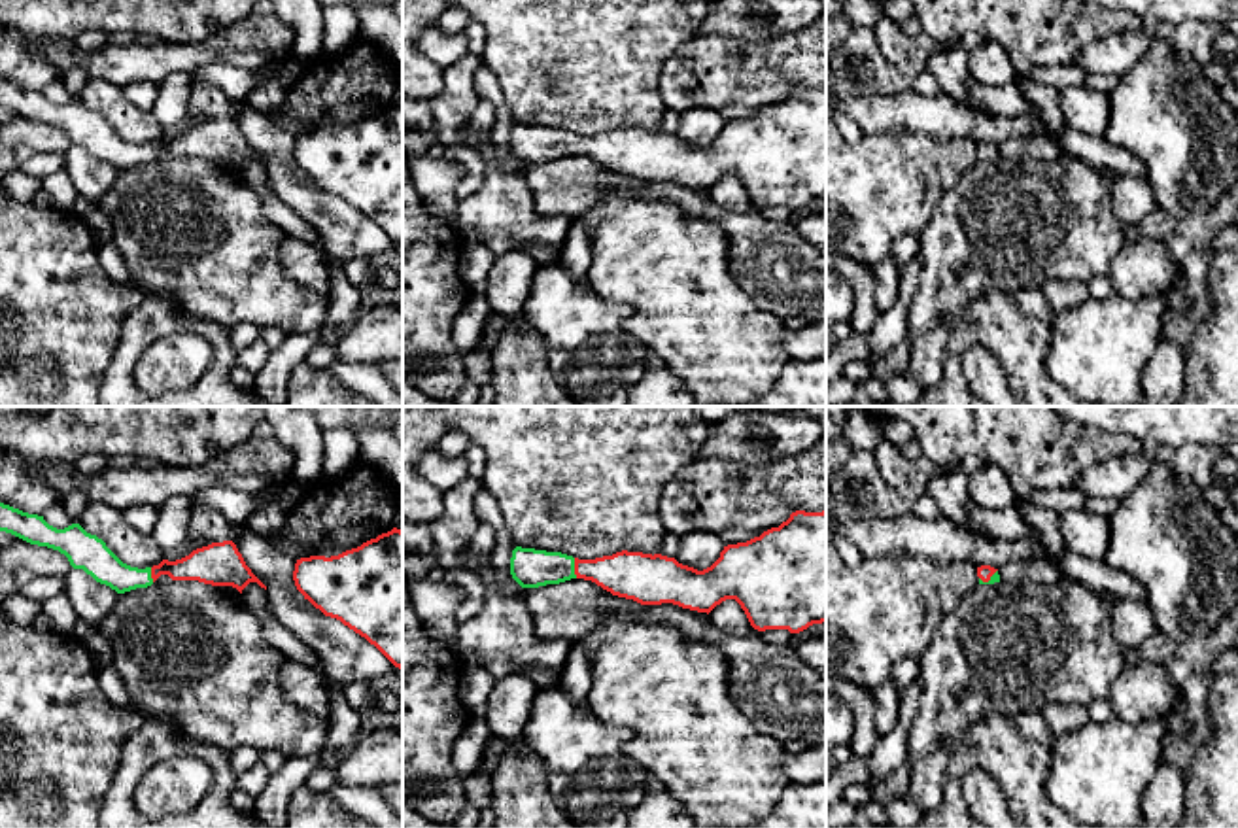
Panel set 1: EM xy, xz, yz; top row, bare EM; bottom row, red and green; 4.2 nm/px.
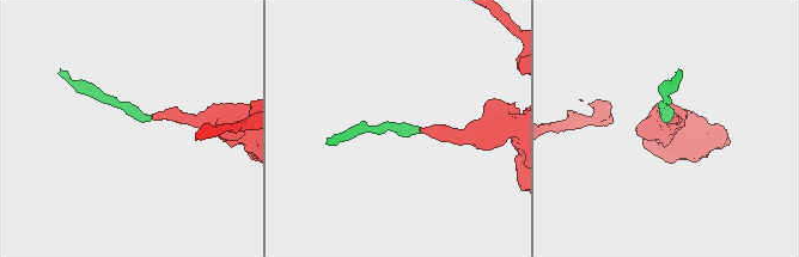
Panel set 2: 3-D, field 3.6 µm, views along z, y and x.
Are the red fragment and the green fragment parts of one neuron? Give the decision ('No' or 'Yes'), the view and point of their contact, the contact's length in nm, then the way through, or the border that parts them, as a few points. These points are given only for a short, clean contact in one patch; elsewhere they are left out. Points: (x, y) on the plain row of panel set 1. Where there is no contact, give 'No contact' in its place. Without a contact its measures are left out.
Yes. Touches red at xz (575, 144). Shared border 90 nm

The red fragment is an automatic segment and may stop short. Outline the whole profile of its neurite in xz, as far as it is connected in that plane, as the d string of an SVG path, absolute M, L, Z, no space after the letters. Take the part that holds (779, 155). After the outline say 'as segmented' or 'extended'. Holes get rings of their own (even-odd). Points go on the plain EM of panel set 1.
M796 87L779 104L771 104L747 119L724 123L720 134L703 147L662 130L622 127L595 136L578 136L561 129L516 123L510 134L510 151L522 164L584 155L612 172L641 181L673 180L707 191L722 178L735 176L754 206L800 210L813 200L826 198L826 87Z; extended

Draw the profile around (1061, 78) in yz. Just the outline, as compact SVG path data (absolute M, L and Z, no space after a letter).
M1072 62L1066 66L1043 66L1028 76L1043 85L1064 91L1085 85L1089 74L1079 64Z

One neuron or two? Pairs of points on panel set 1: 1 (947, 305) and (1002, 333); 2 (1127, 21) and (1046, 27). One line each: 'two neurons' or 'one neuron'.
1: two neurons
2: one neuron

